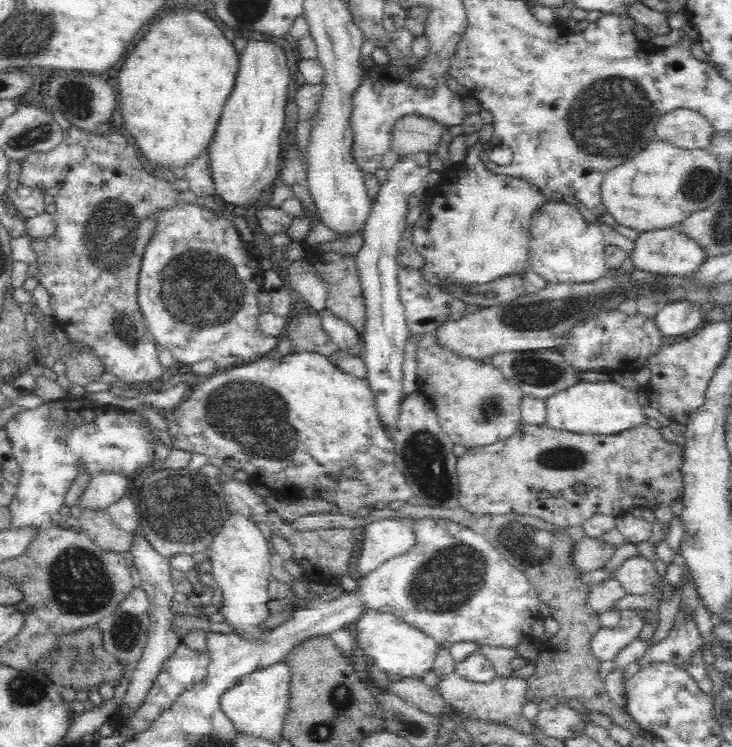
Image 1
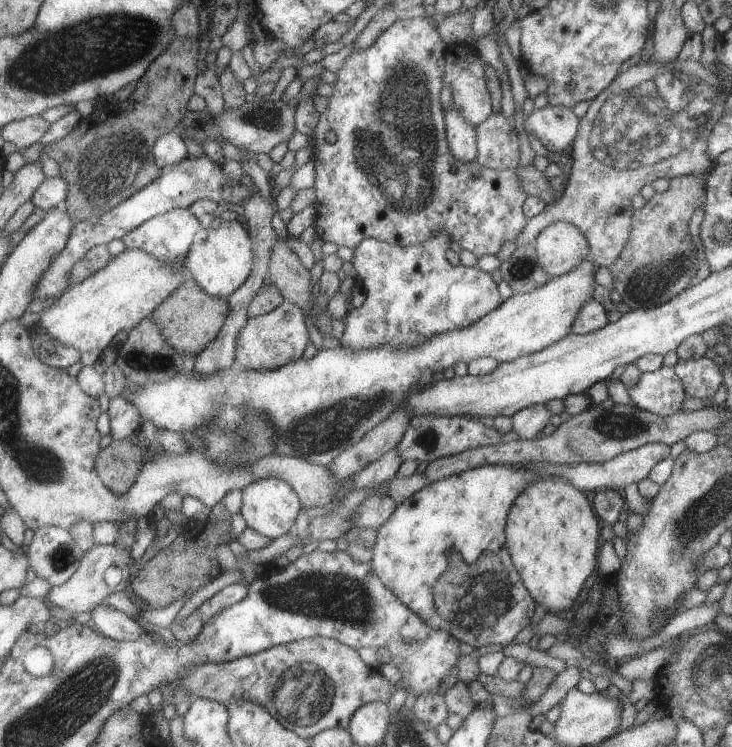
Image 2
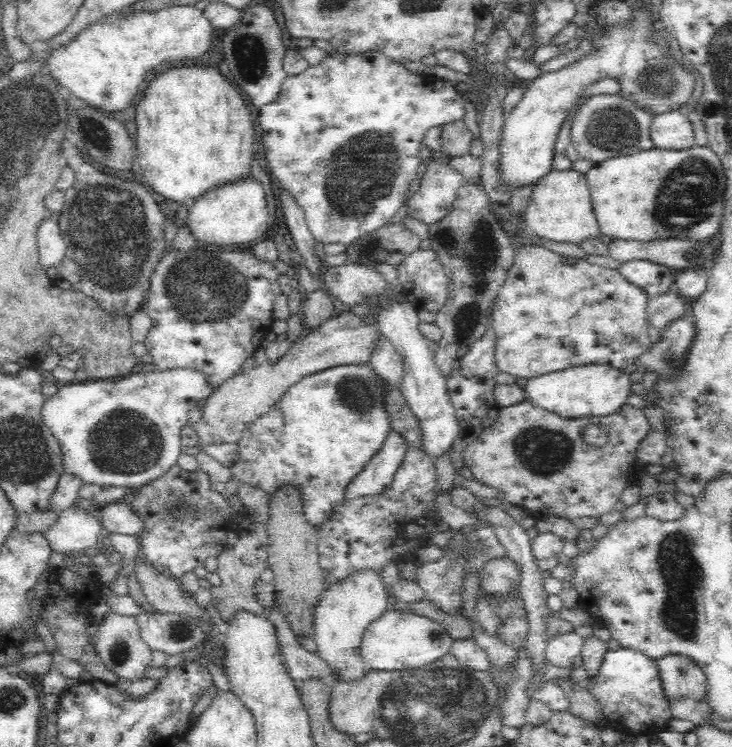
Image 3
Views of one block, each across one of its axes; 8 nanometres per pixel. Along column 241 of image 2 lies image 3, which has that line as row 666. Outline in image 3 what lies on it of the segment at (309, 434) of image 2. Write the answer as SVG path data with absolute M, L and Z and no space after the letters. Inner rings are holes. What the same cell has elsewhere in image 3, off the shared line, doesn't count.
M389 609L366 628L359 650L368 669L401 671L437 661L450 653L454 642L442 624L424 616Z

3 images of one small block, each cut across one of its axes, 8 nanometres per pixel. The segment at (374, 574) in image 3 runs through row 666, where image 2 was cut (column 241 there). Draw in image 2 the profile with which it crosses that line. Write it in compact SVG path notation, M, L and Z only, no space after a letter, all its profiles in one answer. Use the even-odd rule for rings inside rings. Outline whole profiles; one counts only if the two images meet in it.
M285 301L278 309L260 317L251 317L242 328L237 349L239 366L247 369L270 371L304 358L311 343L305 311L294 302Z

